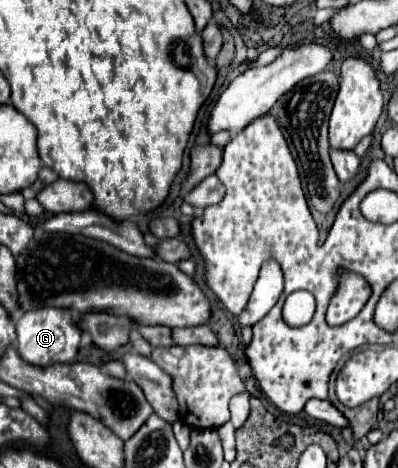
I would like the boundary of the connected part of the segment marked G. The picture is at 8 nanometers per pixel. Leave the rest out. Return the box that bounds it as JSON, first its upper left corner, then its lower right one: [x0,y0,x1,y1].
[17,307,81,367]

